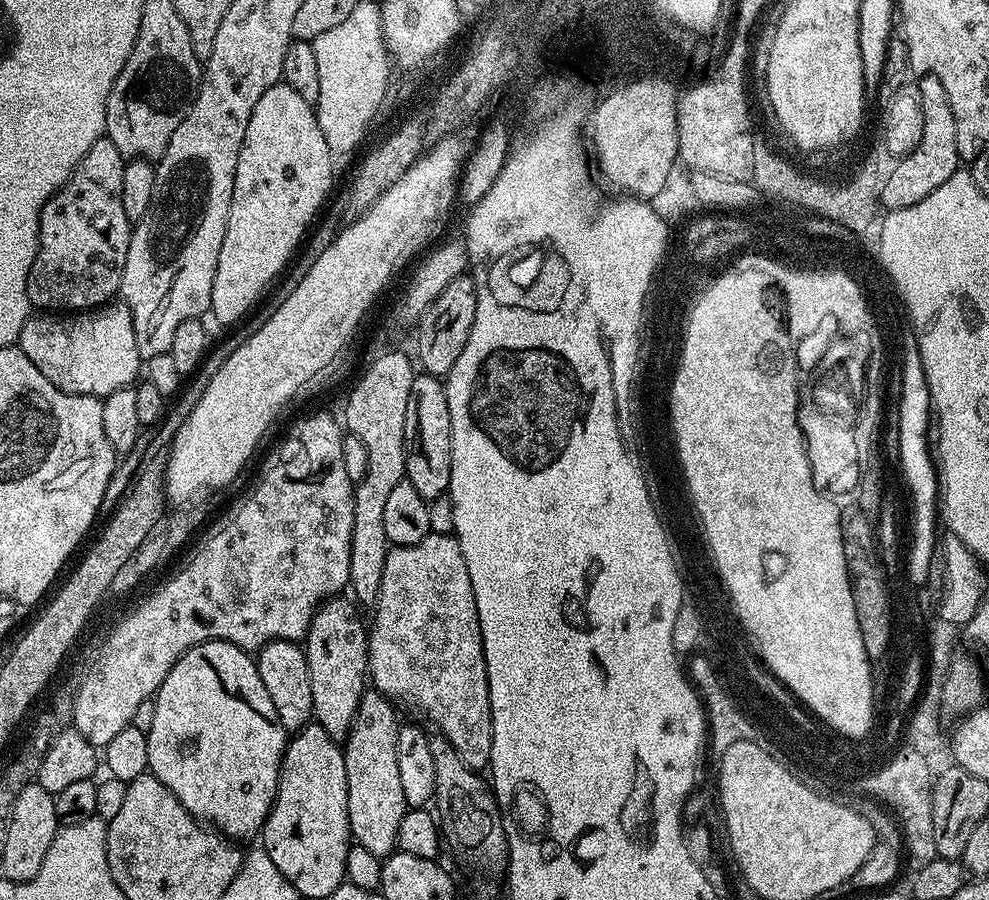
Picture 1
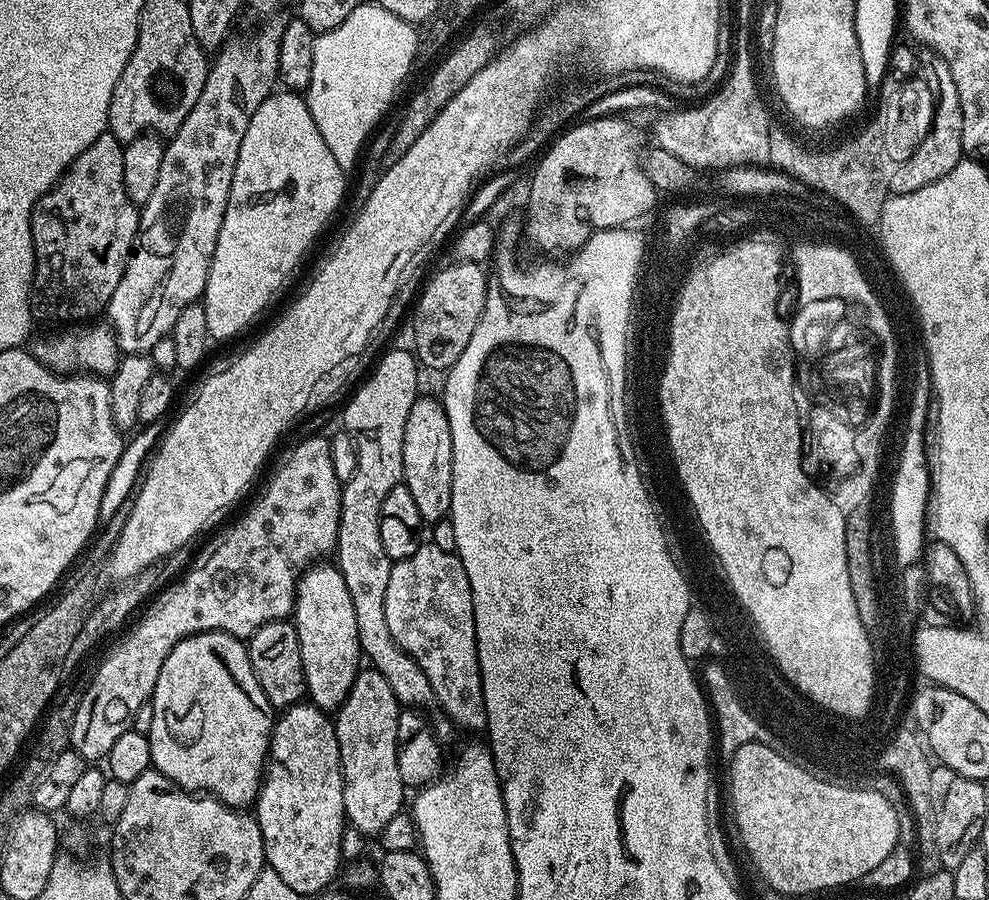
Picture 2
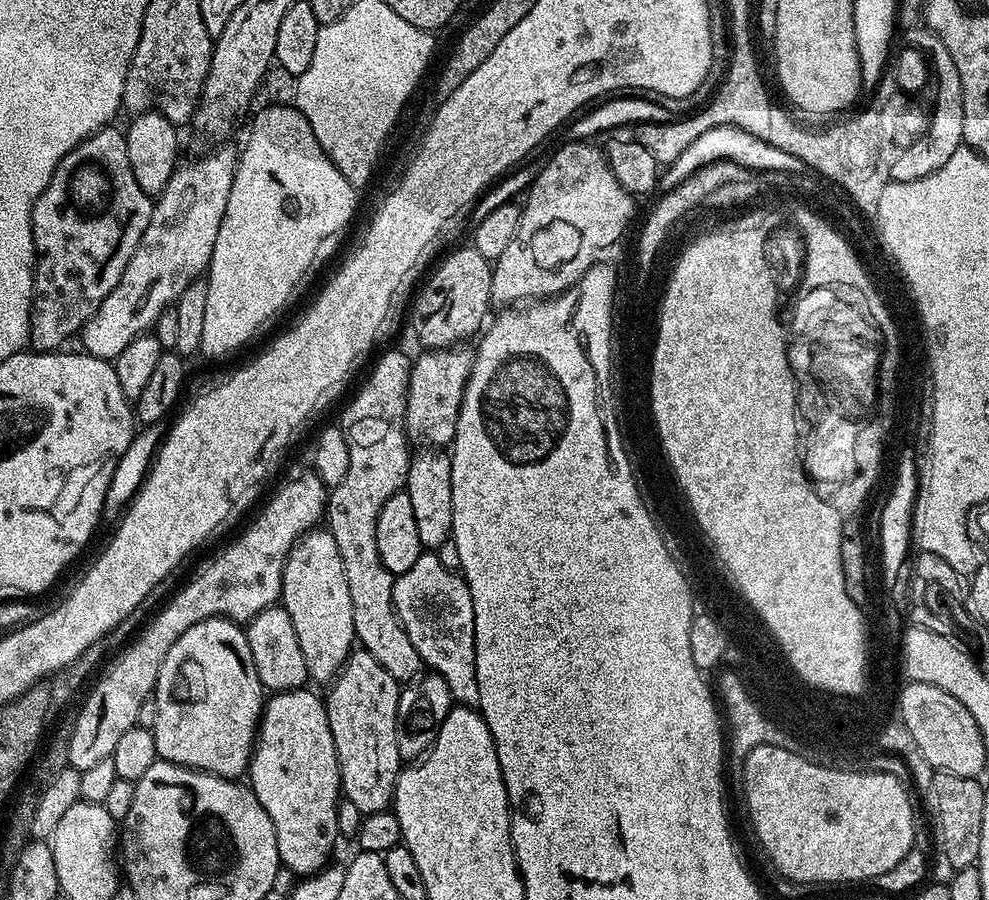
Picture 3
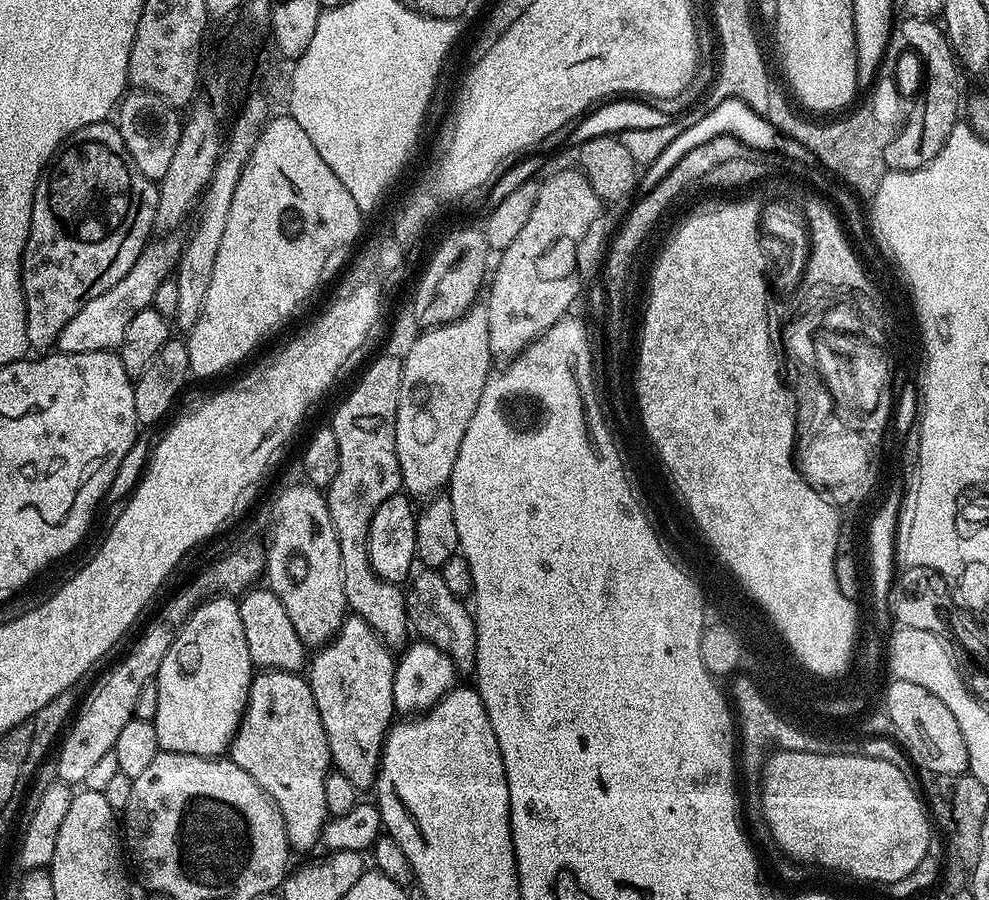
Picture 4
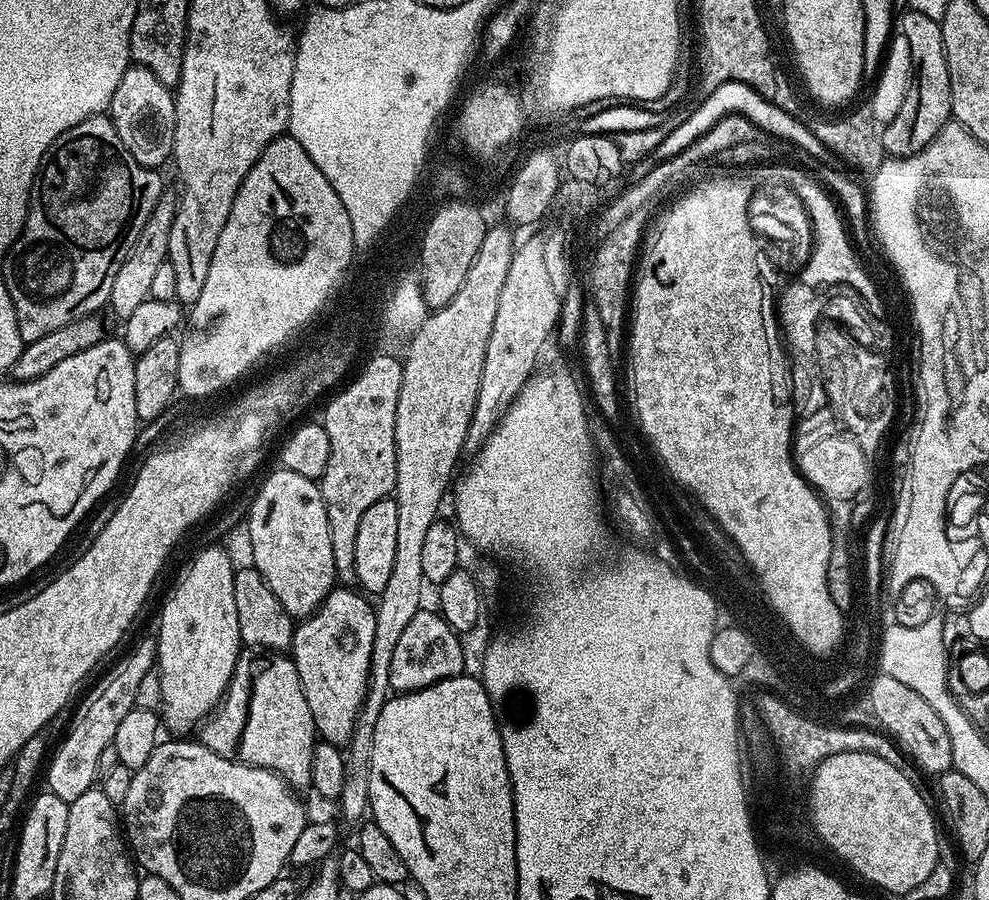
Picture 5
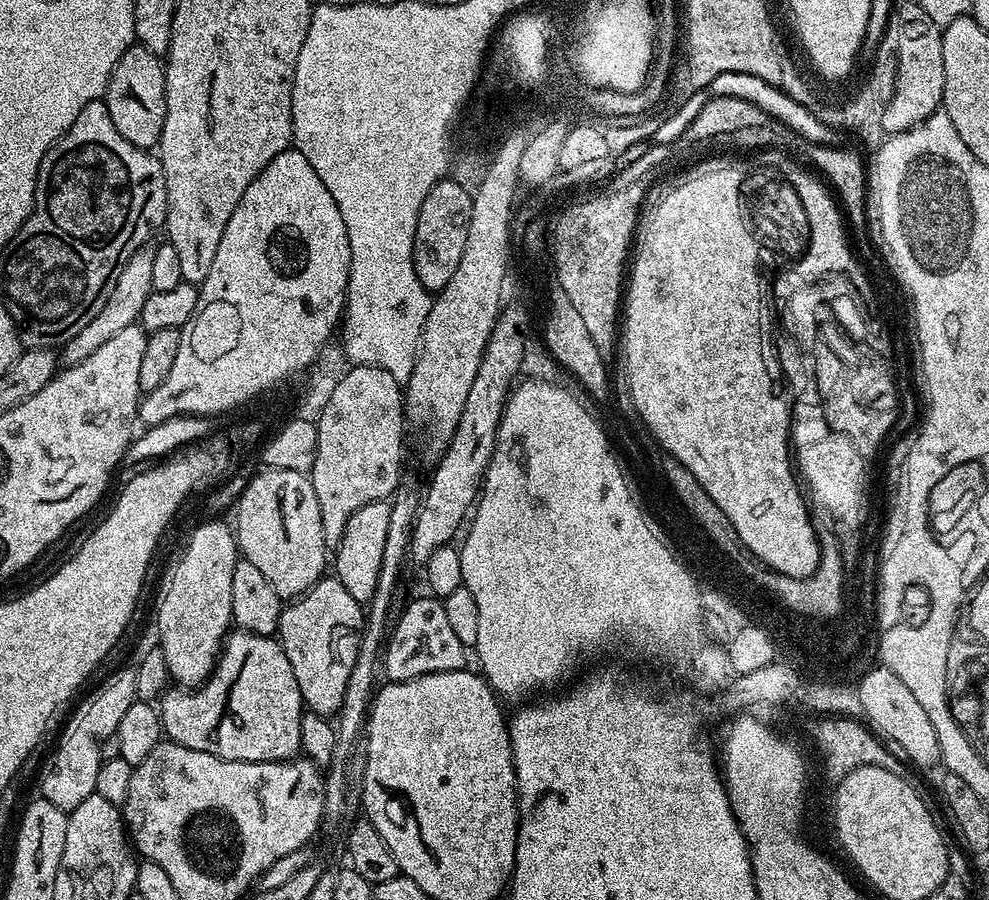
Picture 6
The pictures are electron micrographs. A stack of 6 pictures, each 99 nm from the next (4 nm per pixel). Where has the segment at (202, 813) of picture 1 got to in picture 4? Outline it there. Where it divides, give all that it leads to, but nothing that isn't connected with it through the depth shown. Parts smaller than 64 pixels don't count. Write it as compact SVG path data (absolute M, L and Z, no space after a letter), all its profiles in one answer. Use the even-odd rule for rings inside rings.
M221 594L197 604L181 624L166 658L162 658L162 666L154 681L158 690L158 710L154 723L161 749L178 754L223 757L229 751L232 737L244 716L253 675L254 665L250 649L246 647L246 633L242 631L239 603L231 595Z

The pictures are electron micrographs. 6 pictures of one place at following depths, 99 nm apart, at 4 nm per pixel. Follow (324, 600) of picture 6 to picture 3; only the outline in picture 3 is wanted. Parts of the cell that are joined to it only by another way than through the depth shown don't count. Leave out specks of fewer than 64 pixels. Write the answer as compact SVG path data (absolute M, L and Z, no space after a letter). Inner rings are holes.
M363 650L353 651L327 689L330 734L334 734L334 750L338 754L342 796L354 802L364 816L386 812L392 807L392 795L402 767L396 737L400 689L398 681L378 666L378 658Z

